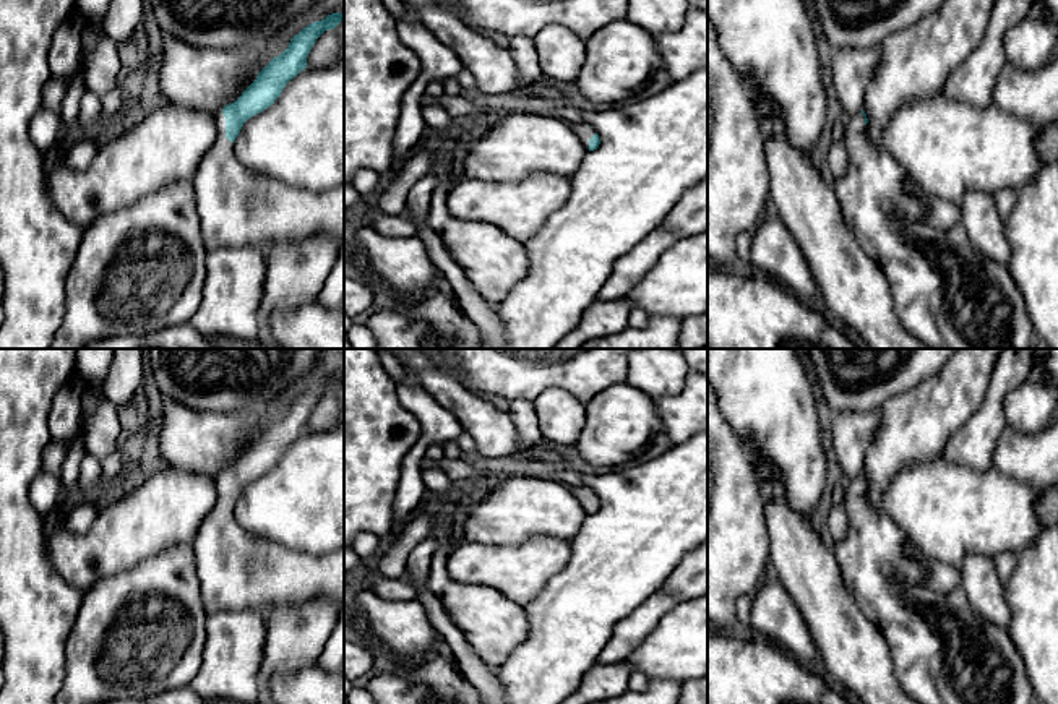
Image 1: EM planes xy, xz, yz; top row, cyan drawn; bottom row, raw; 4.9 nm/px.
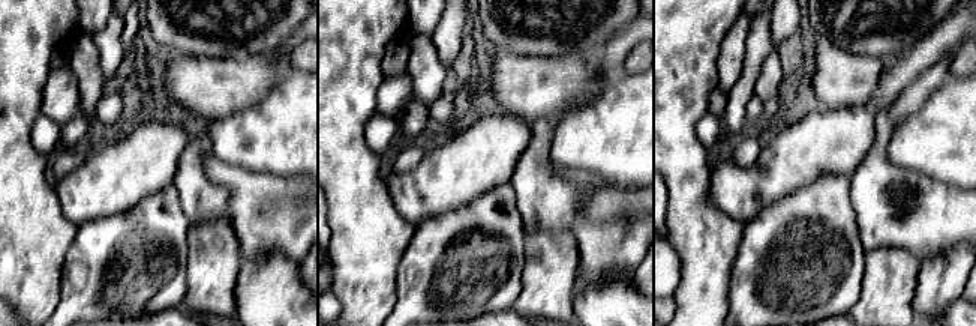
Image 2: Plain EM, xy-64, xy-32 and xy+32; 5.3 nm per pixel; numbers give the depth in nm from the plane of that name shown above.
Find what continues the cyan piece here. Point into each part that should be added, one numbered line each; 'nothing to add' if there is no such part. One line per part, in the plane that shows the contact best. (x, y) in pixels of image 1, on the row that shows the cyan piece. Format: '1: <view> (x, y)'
1: xy (237, 206)

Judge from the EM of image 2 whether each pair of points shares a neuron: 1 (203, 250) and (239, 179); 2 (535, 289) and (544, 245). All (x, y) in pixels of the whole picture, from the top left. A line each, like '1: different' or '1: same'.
1: different
2: same

